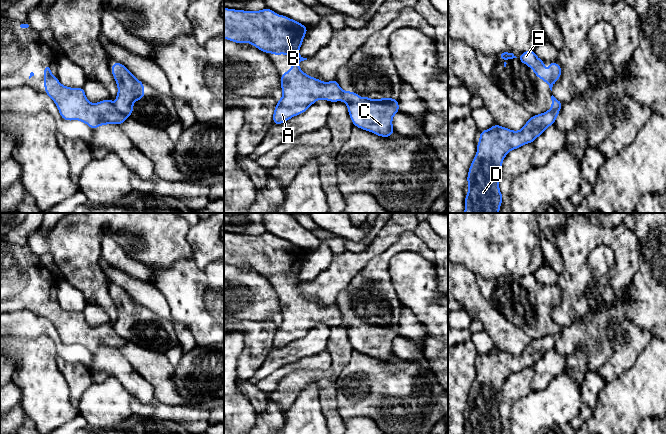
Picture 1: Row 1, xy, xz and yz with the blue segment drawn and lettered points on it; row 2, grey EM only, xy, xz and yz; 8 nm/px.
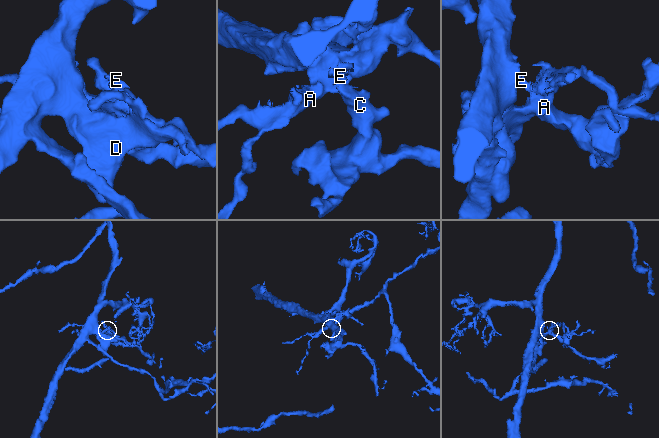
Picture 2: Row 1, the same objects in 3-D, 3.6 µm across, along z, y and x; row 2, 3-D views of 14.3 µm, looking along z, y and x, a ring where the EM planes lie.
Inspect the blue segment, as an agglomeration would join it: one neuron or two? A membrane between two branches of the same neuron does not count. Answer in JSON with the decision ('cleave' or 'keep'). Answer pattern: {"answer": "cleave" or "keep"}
{"answer": "cleave"}

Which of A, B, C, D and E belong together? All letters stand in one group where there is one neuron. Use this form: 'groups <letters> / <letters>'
groups A B D / C E

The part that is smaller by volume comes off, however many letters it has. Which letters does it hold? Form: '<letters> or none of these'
C, E

